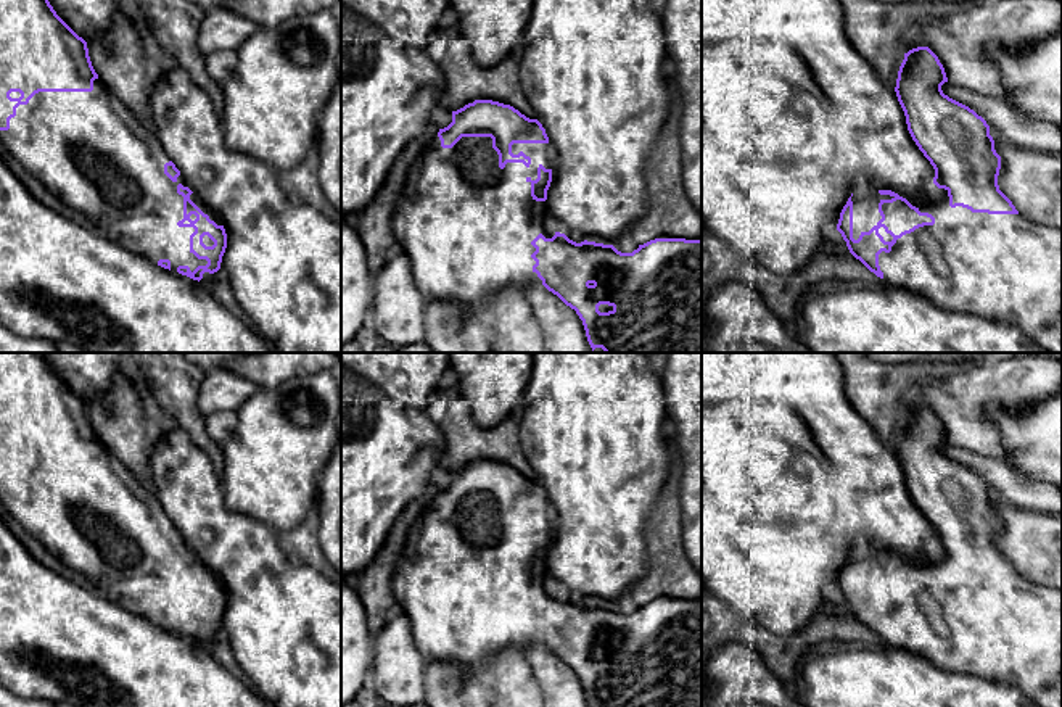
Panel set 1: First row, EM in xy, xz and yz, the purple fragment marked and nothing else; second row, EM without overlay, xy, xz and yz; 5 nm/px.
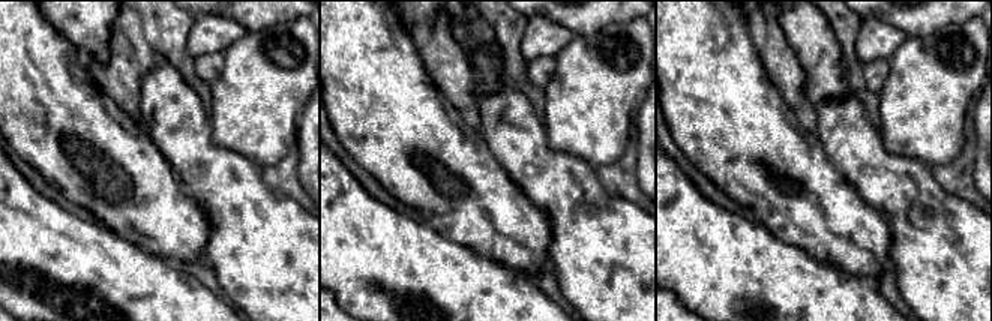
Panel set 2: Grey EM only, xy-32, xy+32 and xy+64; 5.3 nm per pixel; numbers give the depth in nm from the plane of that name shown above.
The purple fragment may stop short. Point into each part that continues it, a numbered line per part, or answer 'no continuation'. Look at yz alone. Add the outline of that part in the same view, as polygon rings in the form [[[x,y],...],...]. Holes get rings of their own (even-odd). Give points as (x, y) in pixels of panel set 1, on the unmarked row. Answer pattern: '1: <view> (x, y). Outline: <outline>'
1: yz (1001, 627). Outline: [[[938,548],[927,564],[916,568],[932,575],[935,585],[903,596],[890,614],[879,615],[885,643],[946,672],[1015,686],[1039,707],[1062,707],[1062,591],[1020,575],[951,568],[948,551]]]

